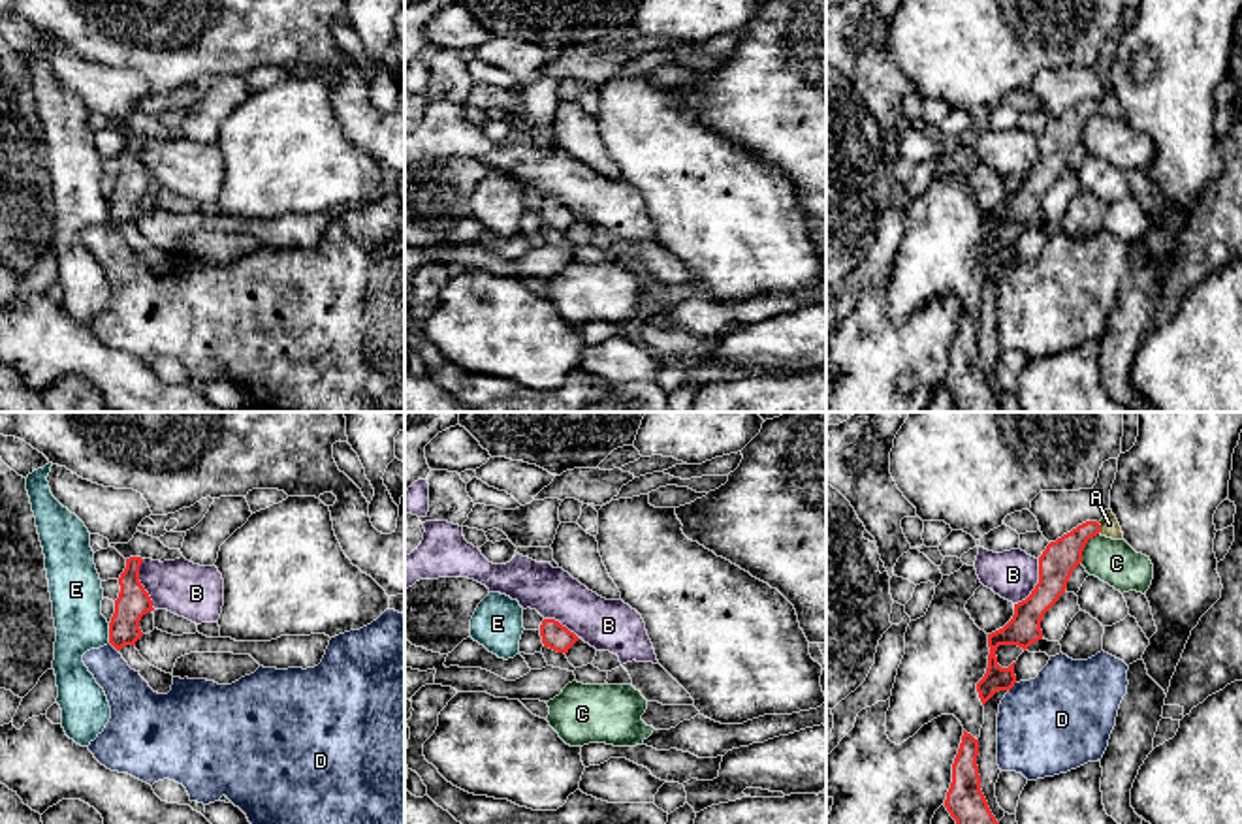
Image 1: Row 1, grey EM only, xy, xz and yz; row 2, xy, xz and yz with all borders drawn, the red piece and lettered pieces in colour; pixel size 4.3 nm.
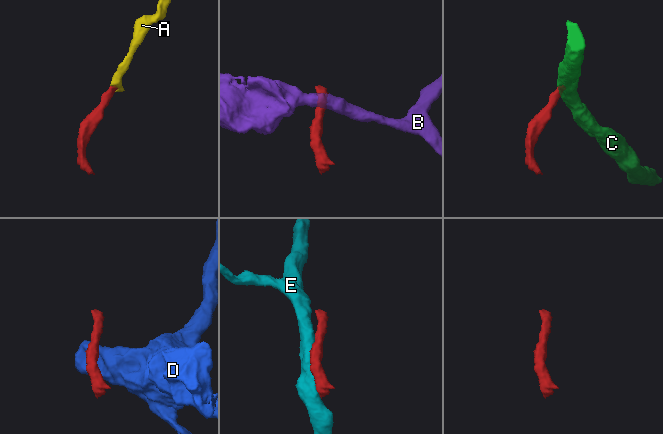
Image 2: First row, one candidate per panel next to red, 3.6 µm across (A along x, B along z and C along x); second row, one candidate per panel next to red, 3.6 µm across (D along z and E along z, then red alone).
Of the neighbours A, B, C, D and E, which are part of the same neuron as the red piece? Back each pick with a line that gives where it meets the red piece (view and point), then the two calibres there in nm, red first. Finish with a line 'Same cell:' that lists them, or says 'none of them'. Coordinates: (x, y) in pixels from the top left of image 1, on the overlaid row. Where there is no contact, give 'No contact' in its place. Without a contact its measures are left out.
A: Touches red at yz (1099, 529). Thickness 150 nm (red) against 80 nm
Same cell: A

